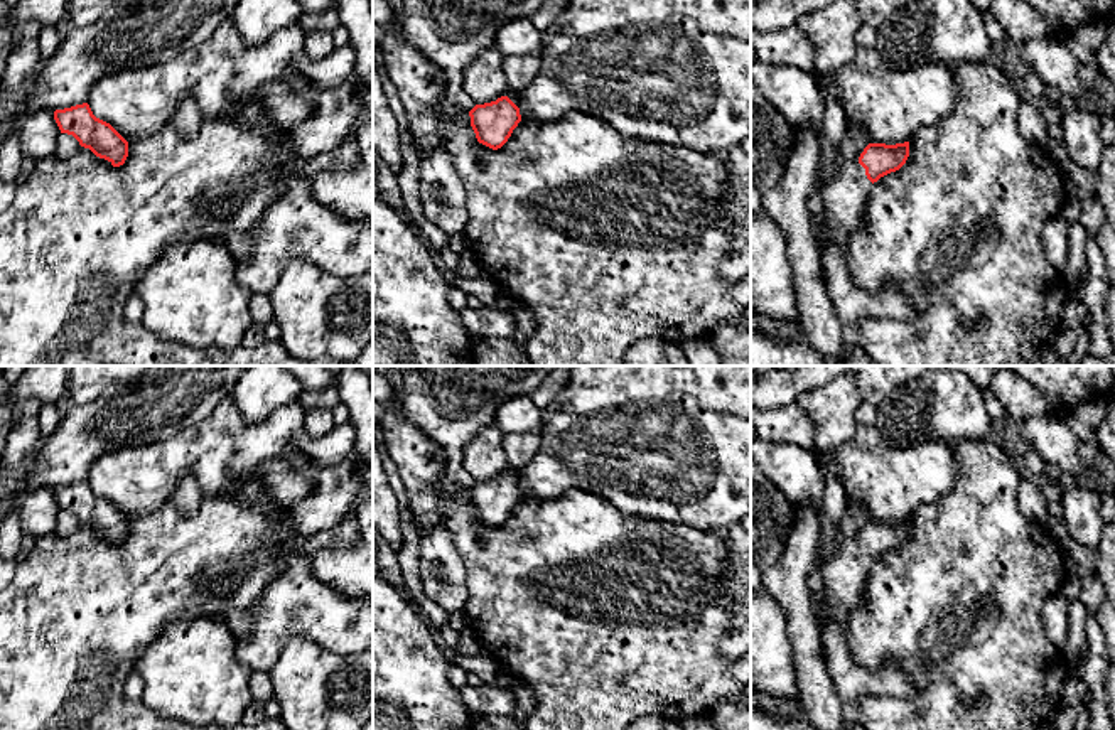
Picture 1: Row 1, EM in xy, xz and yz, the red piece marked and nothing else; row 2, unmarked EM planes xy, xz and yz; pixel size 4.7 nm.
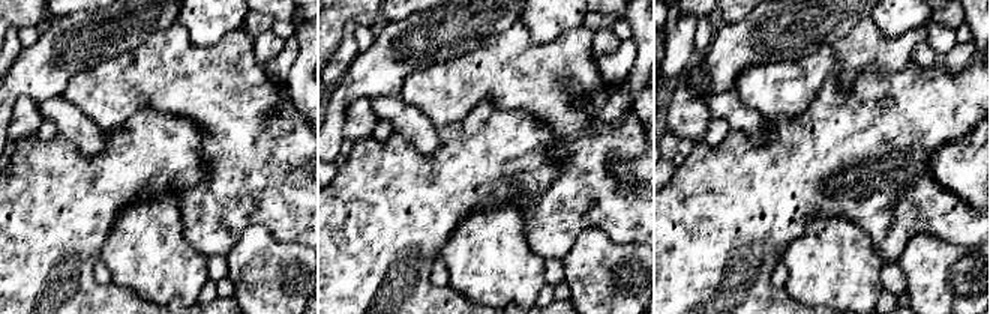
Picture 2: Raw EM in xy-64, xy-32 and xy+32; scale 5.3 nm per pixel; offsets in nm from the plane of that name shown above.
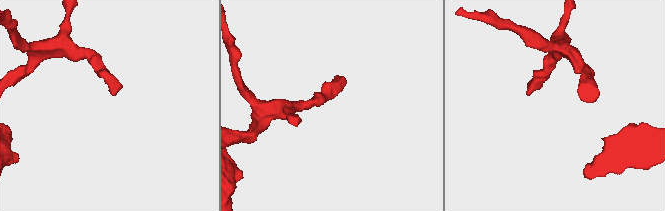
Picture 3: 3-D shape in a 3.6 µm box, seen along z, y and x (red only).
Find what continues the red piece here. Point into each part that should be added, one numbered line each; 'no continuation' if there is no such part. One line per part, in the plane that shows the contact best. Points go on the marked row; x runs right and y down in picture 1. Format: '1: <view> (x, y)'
1: yz (845, 198)

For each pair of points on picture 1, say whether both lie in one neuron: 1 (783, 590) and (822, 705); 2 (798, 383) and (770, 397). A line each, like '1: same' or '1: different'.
1: same
2: same

